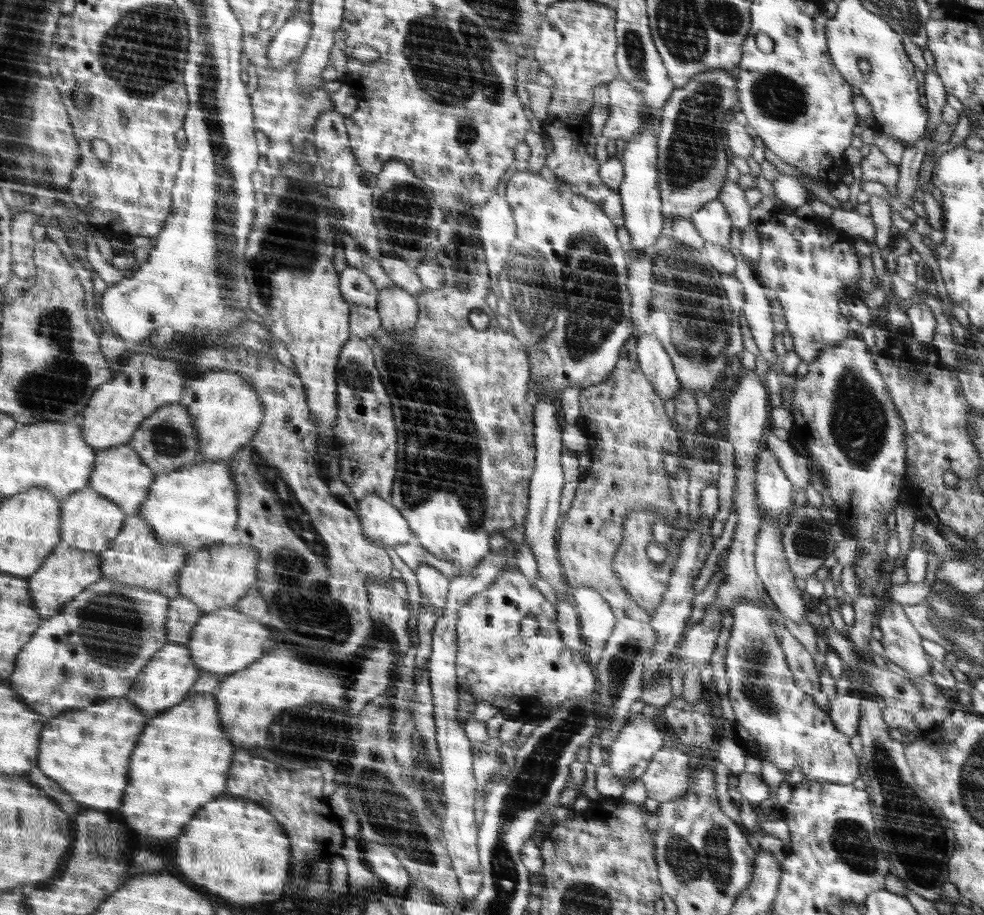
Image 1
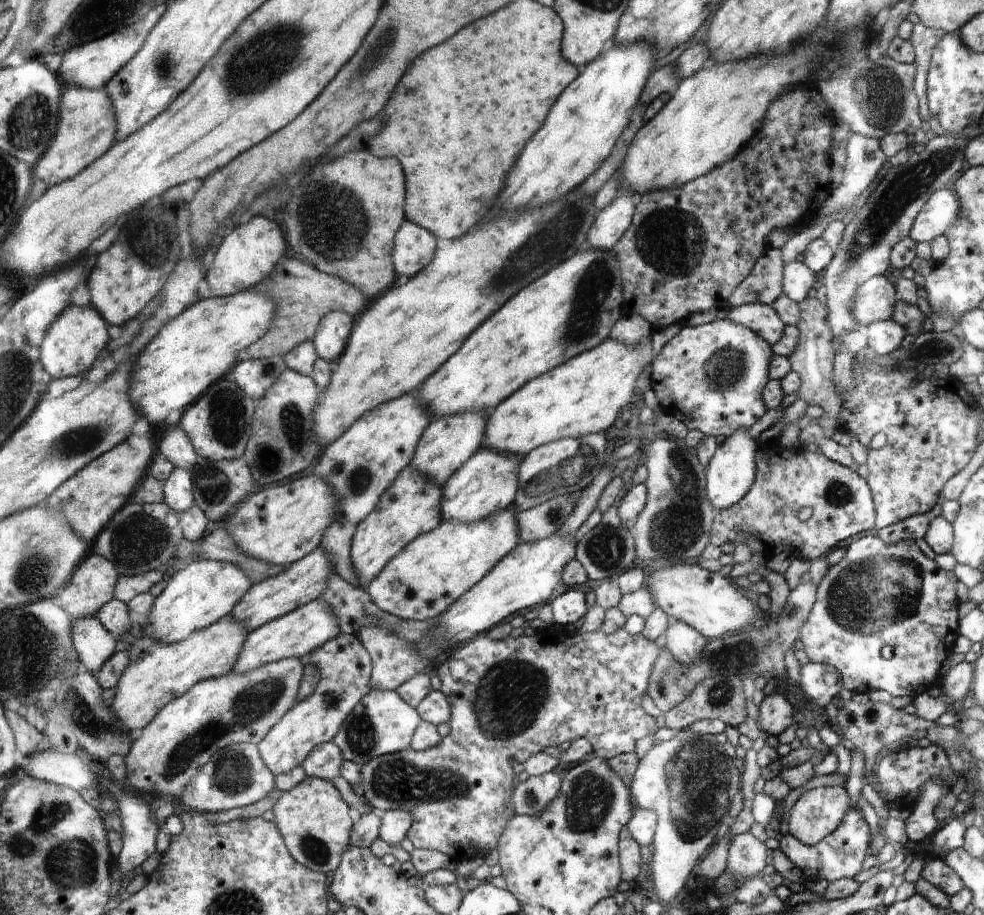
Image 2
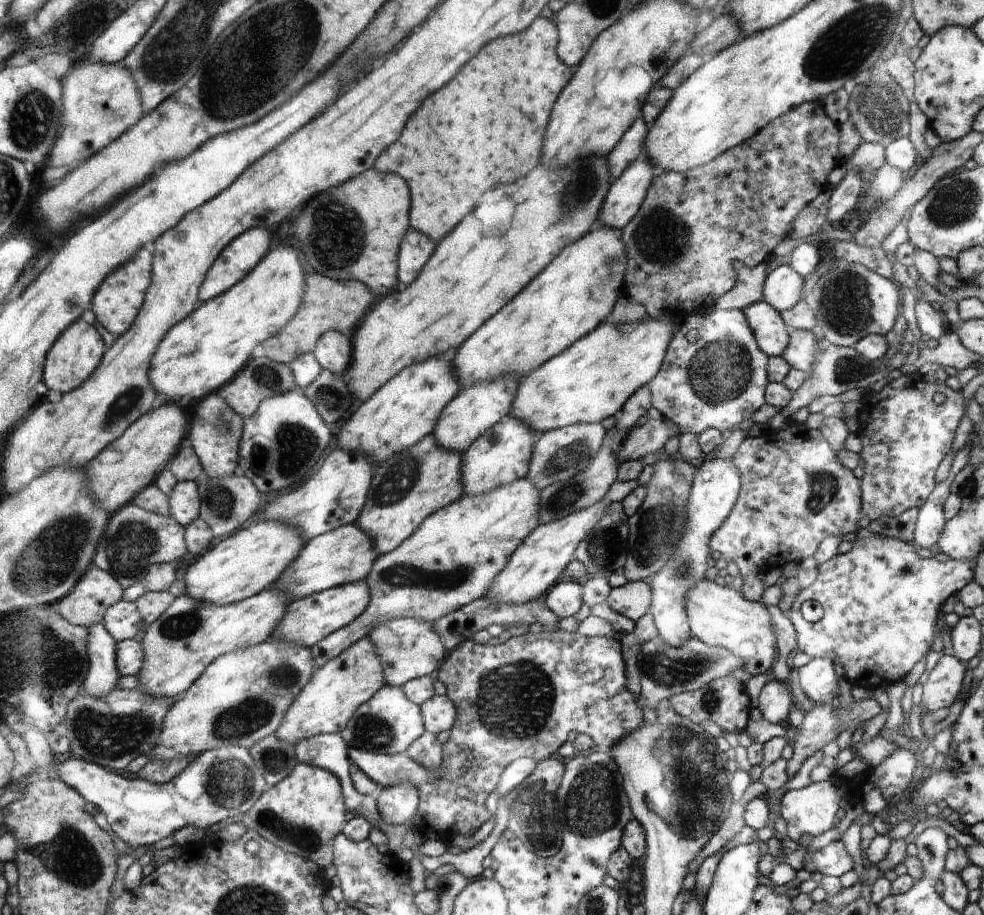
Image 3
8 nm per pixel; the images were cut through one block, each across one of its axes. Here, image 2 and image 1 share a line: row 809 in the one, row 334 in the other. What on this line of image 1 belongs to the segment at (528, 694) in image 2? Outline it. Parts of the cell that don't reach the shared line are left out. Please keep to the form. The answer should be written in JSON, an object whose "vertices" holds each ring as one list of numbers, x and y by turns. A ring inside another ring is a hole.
{"vertices":[[460,212,460,214,462,216,458,220,460,222,458,224,458,234,454,236,452,244,442,246,442,250,438,252,438,262,442,264,444,276,446,278,450,276,452,280,446,282,442,292,440,290,426,290,416,296,419,312,414,328,408,329,400,335,392,335,392,333,386,333,386,331,380,329,373,334,369,341,372,343,371,348,376,370,378,370,382,385,391,400,396,430,398,431,398,462,389,502,409,522,412,532,415,533,414,539,418,544,437,557,450,561,450,563,456,563,456,565,460,565,460,568,470,571,490,552,490,534,498,533,498,530,510,530,510,528,521,530,524,525,528,524,531,476,535,470,535,407,530,391,532,371,530,360,528,360,528,346,524,346,524,342,519,340,510,331,510,328,501,328,496,320,496,312,488,306,488,296,492,296,492,276,490,276,490,270,488,270,488,264,484,262,484,250,482,250,482,240,478,236,478,226,474,224,476,220,466,218,468,212],[473,310,486,313,486,316,490,319,490,324,486,326,485,330,478,331,471,325,469,316]]}

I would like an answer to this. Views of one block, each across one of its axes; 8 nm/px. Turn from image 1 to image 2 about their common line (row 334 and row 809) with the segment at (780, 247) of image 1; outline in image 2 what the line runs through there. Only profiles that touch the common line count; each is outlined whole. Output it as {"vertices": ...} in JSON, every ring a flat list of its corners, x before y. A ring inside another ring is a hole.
{"vertices":[[819,787,804,792,788,814,789,833,798,839,802,844,815,845,823,838,832,834,844,818,848,809,853,807,853,803,848,796,848,791,844,787]]}

